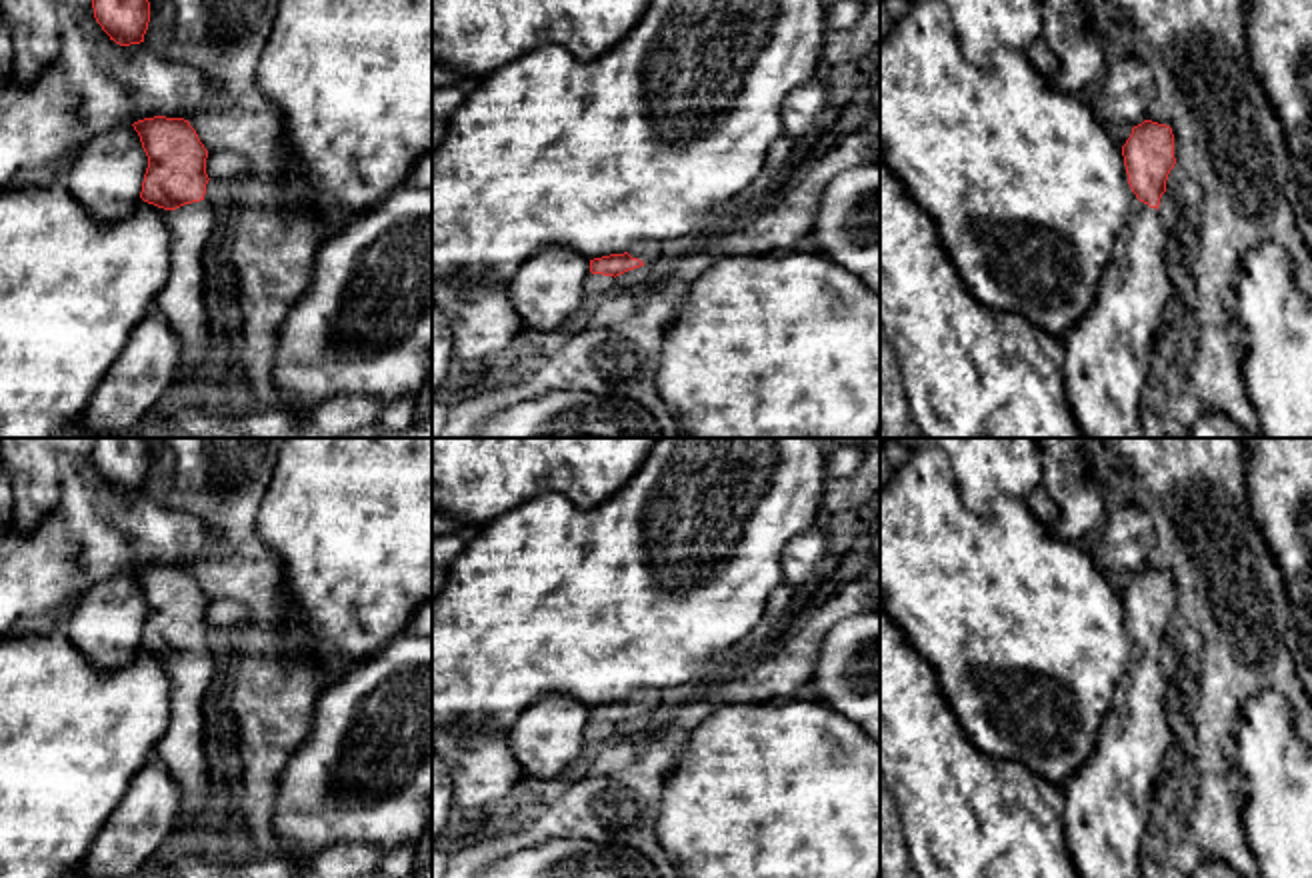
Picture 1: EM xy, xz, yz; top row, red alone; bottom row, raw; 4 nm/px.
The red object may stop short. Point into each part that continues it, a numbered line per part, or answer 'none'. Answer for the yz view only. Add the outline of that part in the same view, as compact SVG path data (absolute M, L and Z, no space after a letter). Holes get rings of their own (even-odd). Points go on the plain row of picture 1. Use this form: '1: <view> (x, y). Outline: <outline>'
1: yz (1108, 804). Outline: M1138 648L1092 756L1060 786L1082 878L1142 878L1140 842L1156 826L1156 778L1172 744L1164 690L1160 660Z

